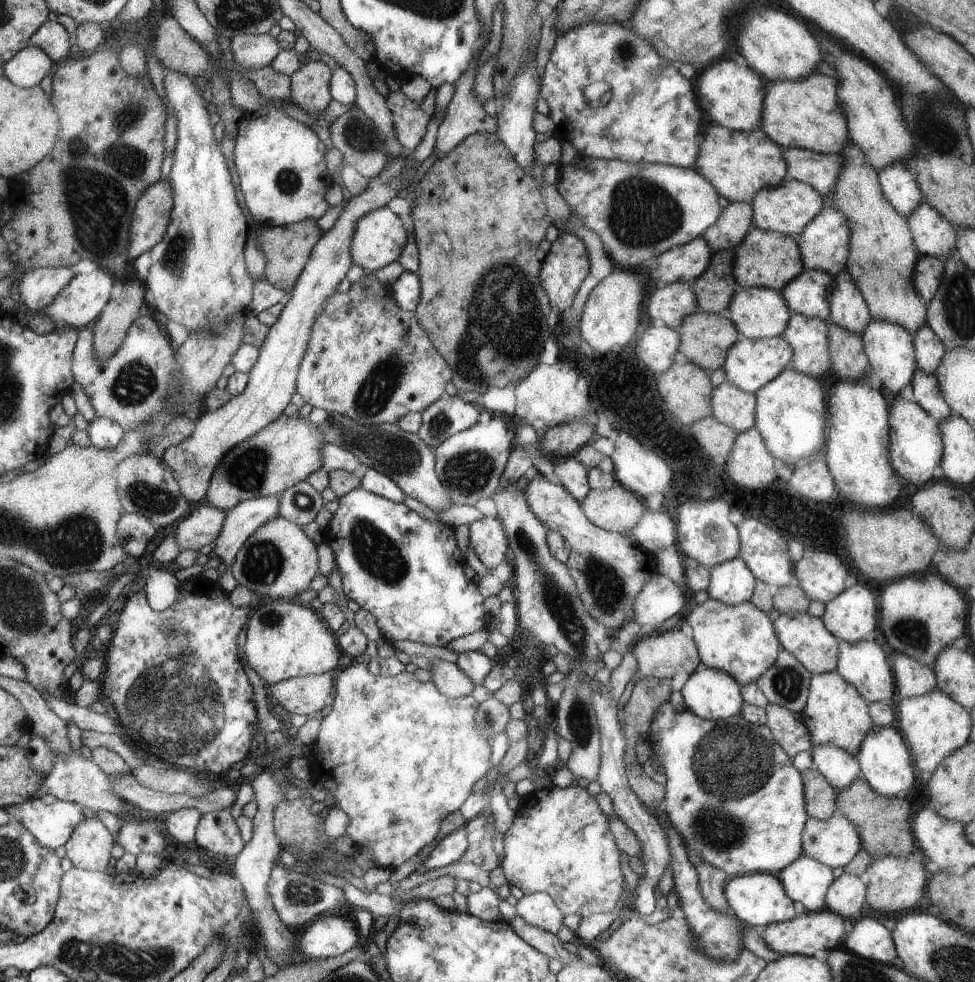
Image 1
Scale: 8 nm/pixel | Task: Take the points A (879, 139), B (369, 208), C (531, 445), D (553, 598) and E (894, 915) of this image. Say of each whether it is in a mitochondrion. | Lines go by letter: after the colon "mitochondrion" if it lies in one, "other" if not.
A: other
B: other
C: other
D: mitochondrion
E: other

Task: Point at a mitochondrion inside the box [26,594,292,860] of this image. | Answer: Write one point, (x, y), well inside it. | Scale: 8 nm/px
(177, 706)

